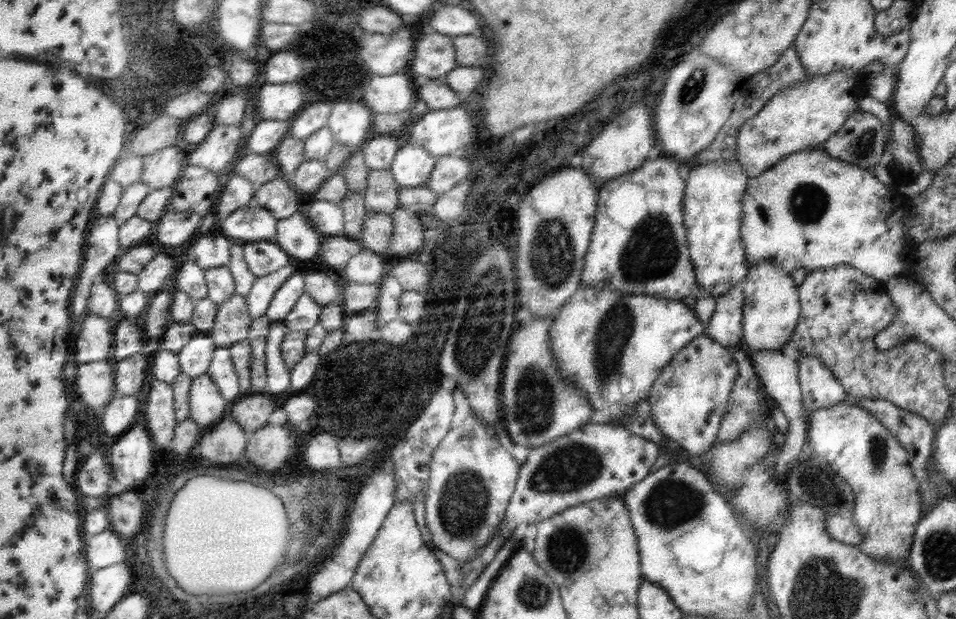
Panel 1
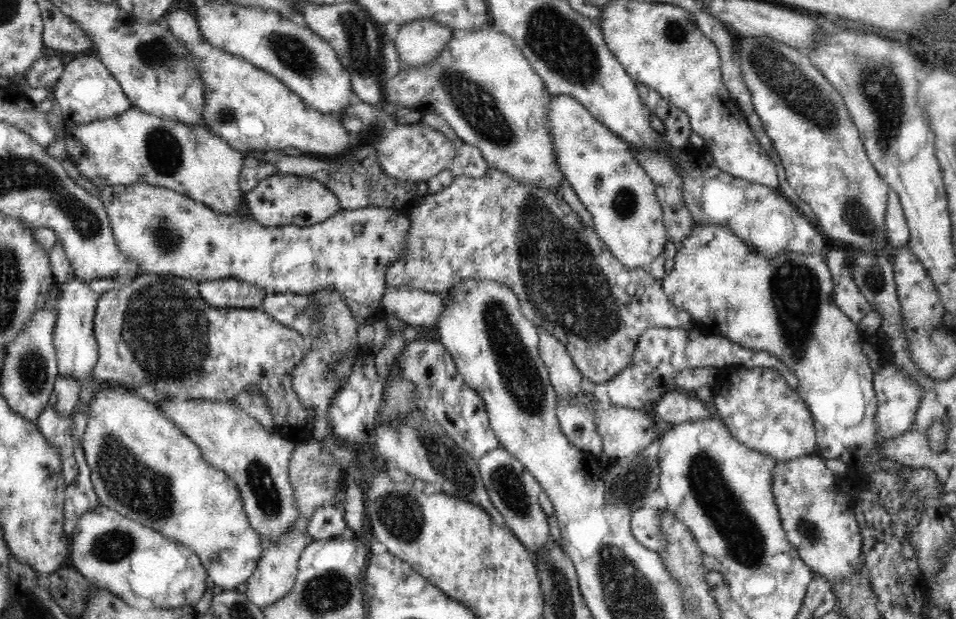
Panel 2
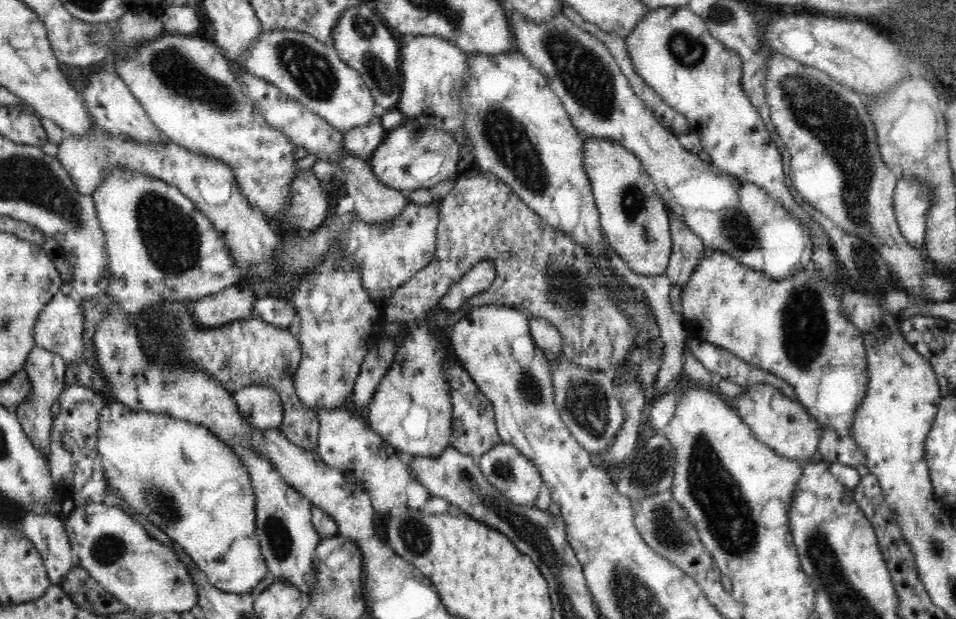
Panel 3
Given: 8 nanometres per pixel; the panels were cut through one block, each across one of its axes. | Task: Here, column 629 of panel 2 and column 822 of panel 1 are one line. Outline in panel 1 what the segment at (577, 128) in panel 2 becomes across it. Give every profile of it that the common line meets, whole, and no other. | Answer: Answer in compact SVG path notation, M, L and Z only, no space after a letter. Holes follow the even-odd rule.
M823 145L815 148L806 148L795 154L790 154L786 158L780 159L773 167L764 171L760 176L750 177L748 186L746 186L746 194L742 200L742 211L744 211L744 223L741 229L742 243L744 243L744 251L746 251L746 266L748 270L752 265L762 263L764 259L772 259L774 263L782 265L784 270L792 274L794 270L803 268L805 274L820 267L835 267L839 264L849 264L864 272L869 277L875 278L881 282L890 280L892 277L900 277L904 274L904 270L908 270L908 262L910 261L908 252L914 247L914 242L910 242L910 235L905 228L904 210L907 198L902 194L893 192L889 187L886 187L882 181L879 181L874 175L871 168L856 166L850 162L842 161L838 158L833 158L827 154Z

